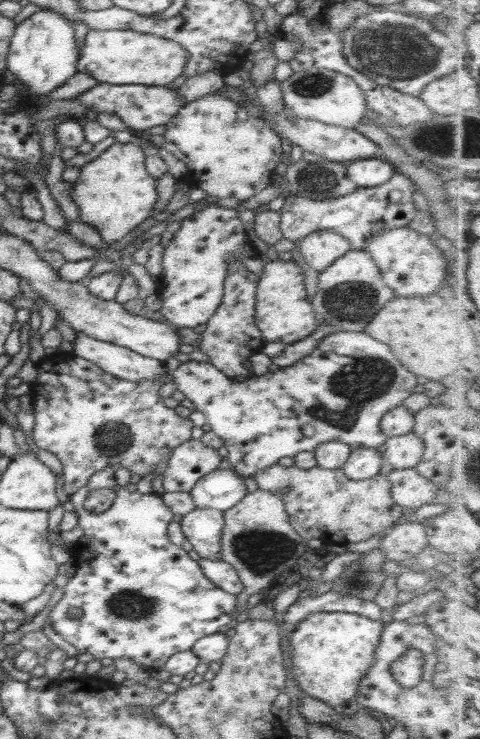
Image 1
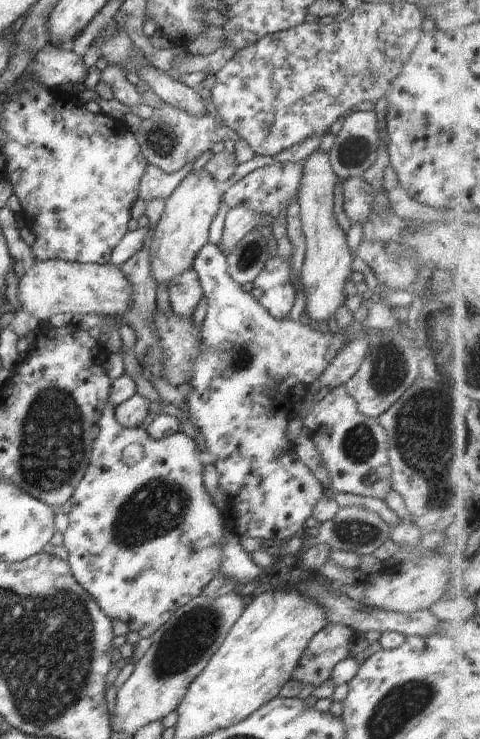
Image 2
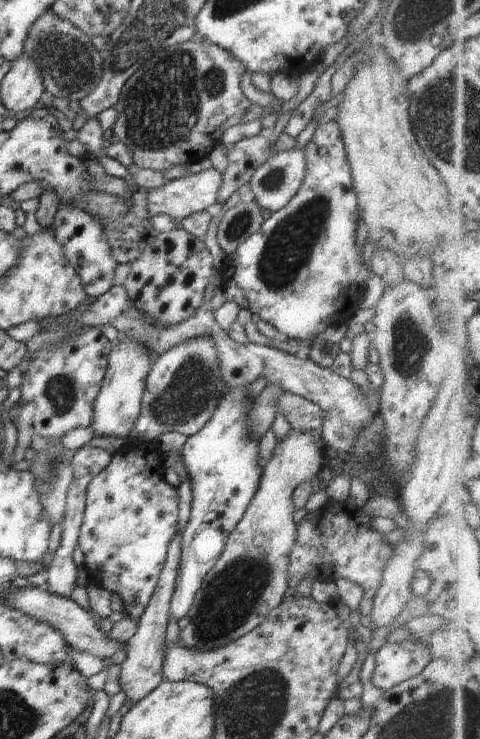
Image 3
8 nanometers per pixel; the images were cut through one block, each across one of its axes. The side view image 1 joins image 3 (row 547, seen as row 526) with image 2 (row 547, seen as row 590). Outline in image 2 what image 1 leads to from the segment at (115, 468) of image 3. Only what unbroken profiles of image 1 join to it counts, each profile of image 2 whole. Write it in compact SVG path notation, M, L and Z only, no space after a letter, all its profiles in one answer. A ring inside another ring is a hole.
M110 401L105 402L97 426L99 431L93 442L90 462L84 476L80 479L79 485L76 486L71 496L72 506L67 514L69 524L63 532L63 545L66 552L68 552L67 563L70 565L76 582L79 582L86 589L86 592L94 598L103 613L111 621L121 620L124 624L128 624L130 631L134 630L142 637L151 637L176 609L184 606L196 595L200 595L208 586L208 583L218 574L225 547L226 518L214 505L208 493L208 488L204 485L204 474L202 472L204 472L204 465L208 456L202 450L200 442L192 440L182 430L161 439L153 440L148 436L146 430L140 427L125 429L115 419L115 409L113 409L113 404ZM134 444L138 444L142 448L142 456L140 458L138 456L128 456L126 458L124 450L128 446L134 446Z

